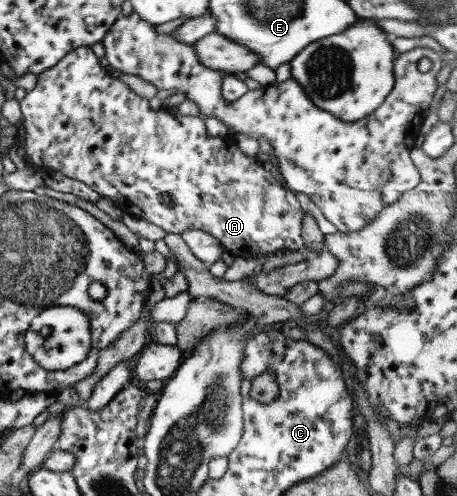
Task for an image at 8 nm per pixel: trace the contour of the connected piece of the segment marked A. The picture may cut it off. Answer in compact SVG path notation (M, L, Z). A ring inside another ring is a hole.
M80 46L65 54L54 66L47 68L40 74L36 75L35 86L30 91L25 92L25 96L18 102L21 112L17 142L24 147L26 153L26 164L28 168L32 168L34 172L56 171L64 174L71 179L76 179L90 187L99 197L111 199L112 202L118 200L126 206L126 209L134 216L145 222L150 222L154 226L162 228L166 233L180 235L184 230L202 230L216 238L221 246L233 257L254 258L258 256L268 255L269 253L280 251L296 251L303 248L301 240L301 221L306 214L299 203L296 201L295 193L281 187L276 178L272 176L270 171L262 167L262 159L249 157L242 154L242 151L234 142L226 141L223 137L211 136L206 132L204 122L200 116L179 115L174 111L168 110L152 110L148 107L148 101L144 97L137 96L130 88L119 79L114 79L108 74L98 58L89 49L88 46ZM160 192L166 192L173 202L172 207L160 204Z

